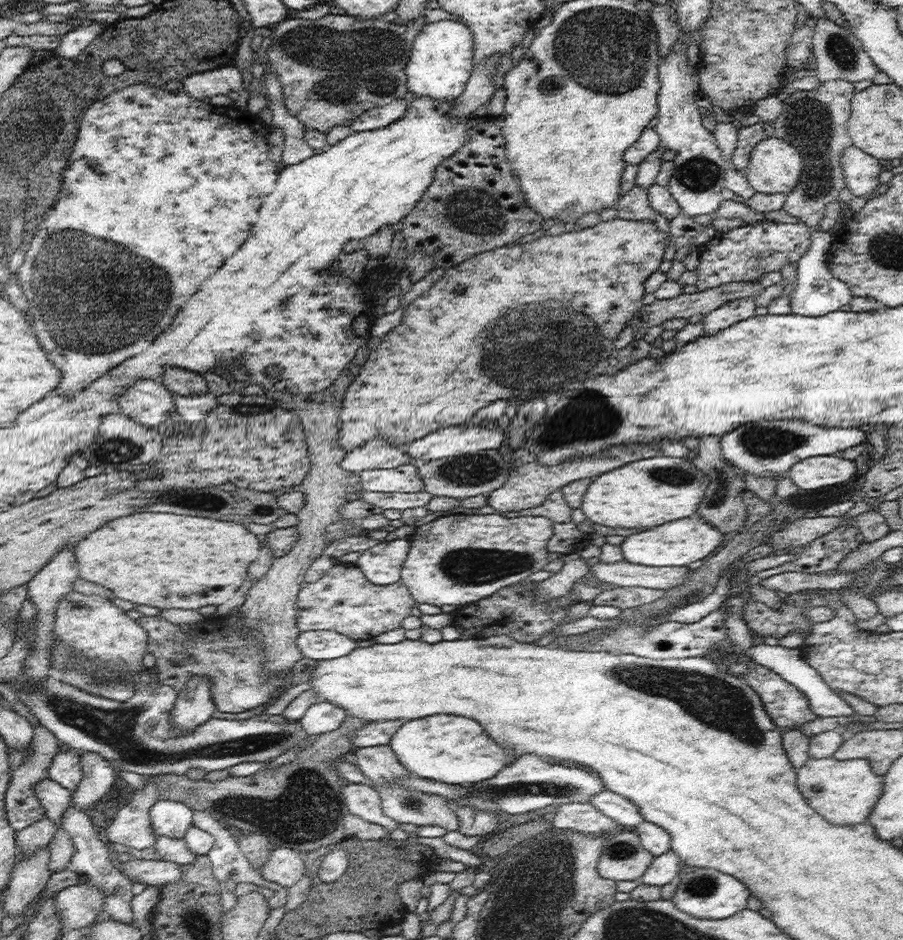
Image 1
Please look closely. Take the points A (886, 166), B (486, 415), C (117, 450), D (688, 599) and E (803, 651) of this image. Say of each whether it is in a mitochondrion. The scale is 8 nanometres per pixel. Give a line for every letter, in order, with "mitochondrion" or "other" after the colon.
A: other
B: other
C: mitochondrion
D: other
E: other

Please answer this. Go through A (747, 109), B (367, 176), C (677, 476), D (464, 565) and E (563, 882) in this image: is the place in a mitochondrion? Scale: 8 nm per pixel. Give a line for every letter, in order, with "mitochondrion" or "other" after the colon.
A: other
B: other
C: mitochondrion
D: mitochondrion
E: mitochondrion

